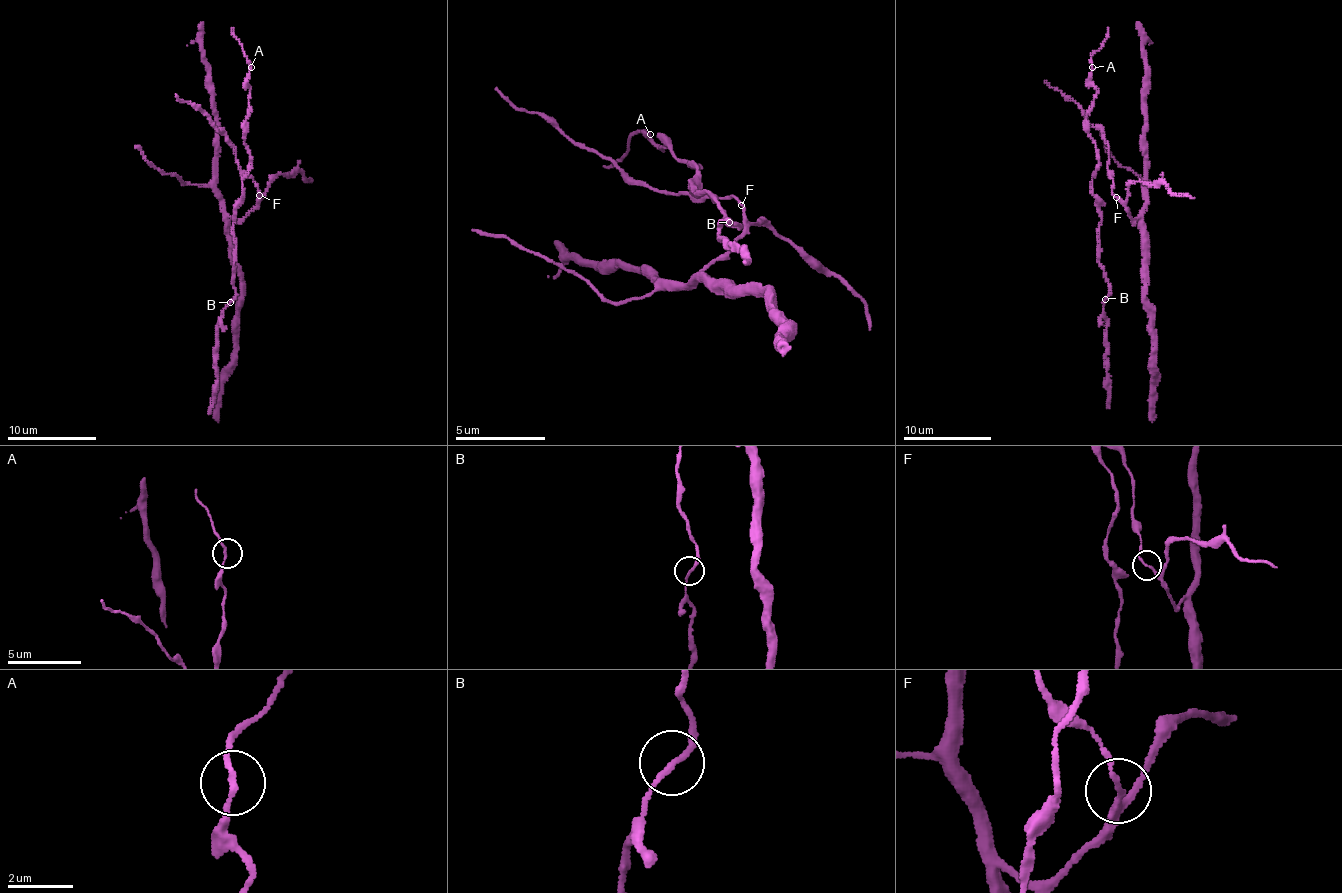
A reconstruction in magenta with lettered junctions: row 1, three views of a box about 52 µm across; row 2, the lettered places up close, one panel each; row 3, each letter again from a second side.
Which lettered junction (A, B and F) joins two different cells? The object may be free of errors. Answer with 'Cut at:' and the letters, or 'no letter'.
Cut at: no letter

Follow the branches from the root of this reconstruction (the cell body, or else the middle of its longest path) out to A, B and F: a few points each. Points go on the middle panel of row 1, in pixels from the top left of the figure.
A: (713, 194), (697, 193), (694, 169), (697, 168), (672, 155), (662, 137), (663, 149), (644, 136), (650, 134)
B: (713, 194), (697, 193), (688, 164), (694, 195), (718, 199), (739, 225), (729, 222)
F: (713, 194), (726, 200), (733, 196), (739, 206)

